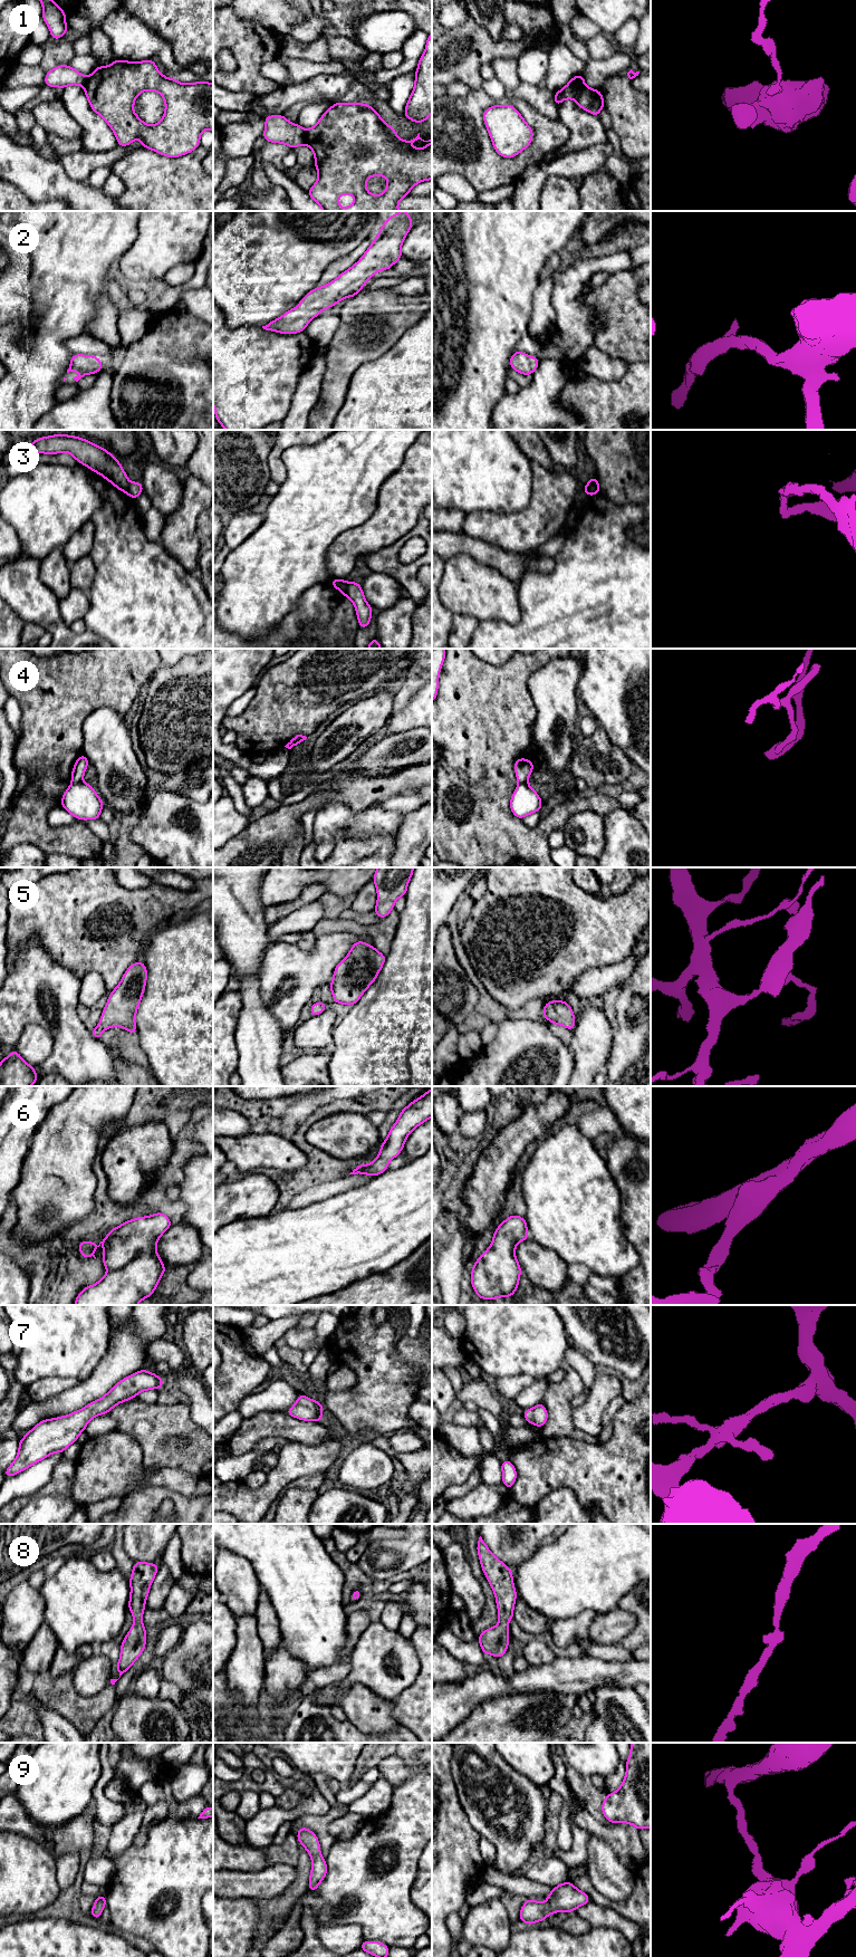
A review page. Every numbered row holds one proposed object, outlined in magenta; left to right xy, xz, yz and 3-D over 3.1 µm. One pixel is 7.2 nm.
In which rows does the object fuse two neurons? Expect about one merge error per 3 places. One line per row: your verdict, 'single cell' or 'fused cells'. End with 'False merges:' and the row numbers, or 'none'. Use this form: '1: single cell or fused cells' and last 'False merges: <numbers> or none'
1: fused cells
2: single cell
3: fused cells
4: fused cells
5: single cell
6: single cell
7: single cell
8: single cell
9: single cell
False merges: 1, 3, 4

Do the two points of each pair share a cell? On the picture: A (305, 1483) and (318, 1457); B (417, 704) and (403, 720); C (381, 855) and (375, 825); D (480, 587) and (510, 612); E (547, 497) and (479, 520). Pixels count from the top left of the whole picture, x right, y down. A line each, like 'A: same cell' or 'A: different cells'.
A: different cells
B: same cell
C: different cells
D: same cell
E: same cell

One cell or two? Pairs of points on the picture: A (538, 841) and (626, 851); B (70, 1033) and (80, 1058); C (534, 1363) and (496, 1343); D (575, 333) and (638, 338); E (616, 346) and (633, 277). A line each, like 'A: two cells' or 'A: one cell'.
A: two cells
B: one cell
C: one cell
D: two cells
E: one cell

